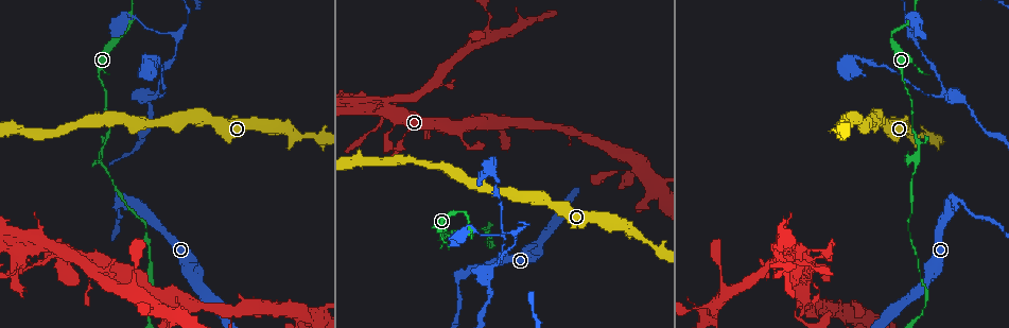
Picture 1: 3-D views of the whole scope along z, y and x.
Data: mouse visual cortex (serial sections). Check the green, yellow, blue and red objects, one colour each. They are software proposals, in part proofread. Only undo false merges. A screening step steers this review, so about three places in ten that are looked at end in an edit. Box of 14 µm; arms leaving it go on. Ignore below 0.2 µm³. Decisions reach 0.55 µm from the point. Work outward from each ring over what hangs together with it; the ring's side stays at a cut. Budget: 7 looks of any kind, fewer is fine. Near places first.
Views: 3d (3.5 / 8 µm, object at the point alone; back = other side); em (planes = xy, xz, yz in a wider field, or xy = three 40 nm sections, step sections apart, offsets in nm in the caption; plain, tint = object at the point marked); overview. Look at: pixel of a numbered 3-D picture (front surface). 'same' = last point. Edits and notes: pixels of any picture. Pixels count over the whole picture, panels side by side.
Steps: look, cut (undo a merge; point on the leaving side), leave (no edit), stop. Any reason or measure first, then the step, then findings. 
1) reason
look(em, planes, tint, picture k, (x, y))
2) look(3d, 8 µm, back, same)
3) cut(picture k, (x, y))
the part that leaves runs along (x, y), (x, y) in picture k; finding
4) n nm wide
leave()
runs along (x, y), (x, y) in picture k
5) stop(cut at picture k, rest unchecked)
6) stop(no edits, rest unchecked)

narrows sharply
look(3d, 8 µm, picture 1, (460, 210))

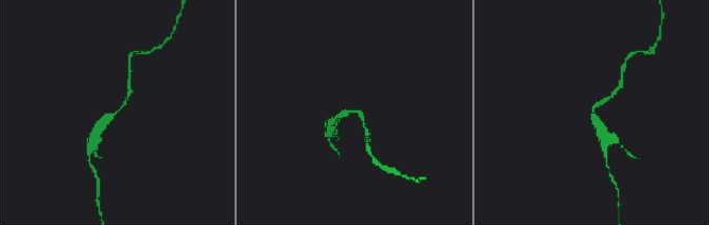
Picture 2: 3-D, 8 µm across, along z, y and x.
closer look
look(3d, 3.5 µm, picture 2, (594, 113))

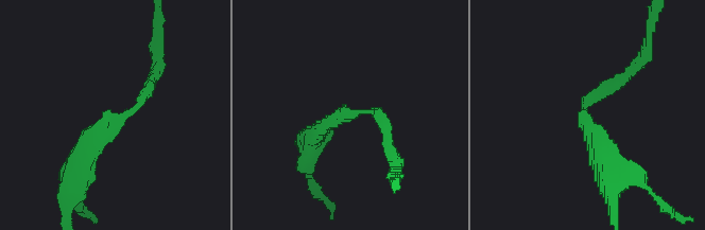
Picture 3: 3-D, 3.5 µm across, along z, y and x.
arms of 200, 250 nm; shape alone is not enough
look(em, xy, step 5, tint, picture 3, (128, 117))

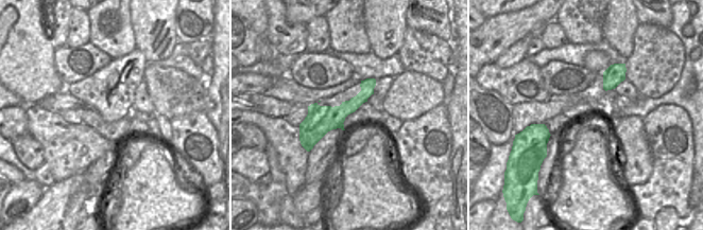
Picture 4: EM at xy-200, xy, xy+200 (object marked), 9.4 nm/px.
leave()
runs along (84, 158), (109, 119), (136, 109), (155, 73) in picture 3; all the same cell

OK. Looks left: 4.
sharp bend
look(3d, 3.5 µm, picture 1, (456, 280))

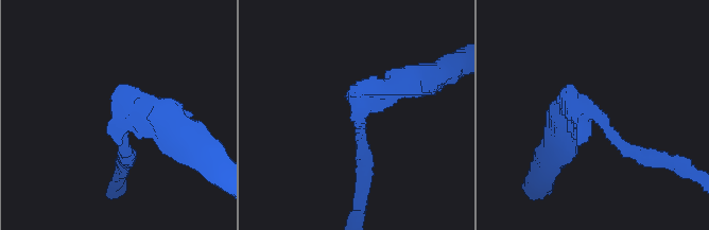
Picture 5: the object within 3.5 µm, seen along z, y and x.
look(em, xy, step 3, tint, picture 5, (362, 106))

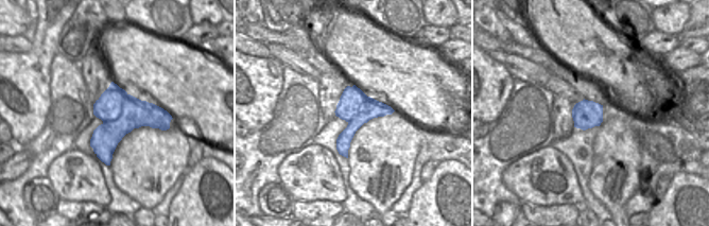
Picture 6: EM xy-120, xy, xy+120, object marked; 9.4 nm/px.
another direction
look(em, xy, step 1, tint, same)

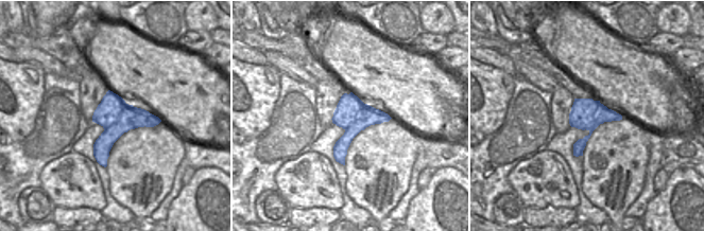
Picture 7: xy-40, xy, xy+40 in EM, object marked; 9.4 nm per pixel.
cut(picture 5, (362, 135))
two cells meet here

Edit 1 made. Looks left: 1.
stop(cut at picture 5, rest unchecked)

